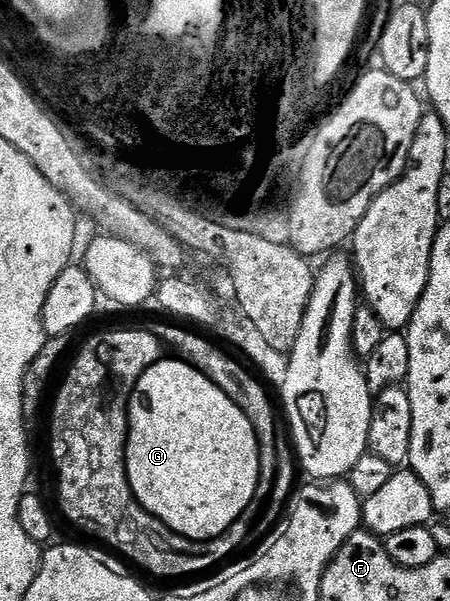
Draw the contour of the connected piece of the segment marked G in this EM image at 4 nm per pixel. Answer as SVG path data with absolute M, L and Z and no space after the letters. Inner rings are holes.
M161 359L156 365L150 365L141 375L141 379L135 382L129 393L129 424L127 426L127 474L129 475L129 483L139 501L155 517L162 517L163 522L170 525L173 531L185 533L189 539L194 541L208 541L211 537L221 535L229 526L240 520L244 516L243 512L250 507L251 500L254 499L255 492L259 489L259 477L261 481L261 470L257 456L259 441L255 438L255 432L245 415L245 411L241 411L241 407L237 407L237 403L233 403L233 399L229 399L229 395L225 395L225 391L221 391L221 387L213 384L204 373L186 360L167 360Z

